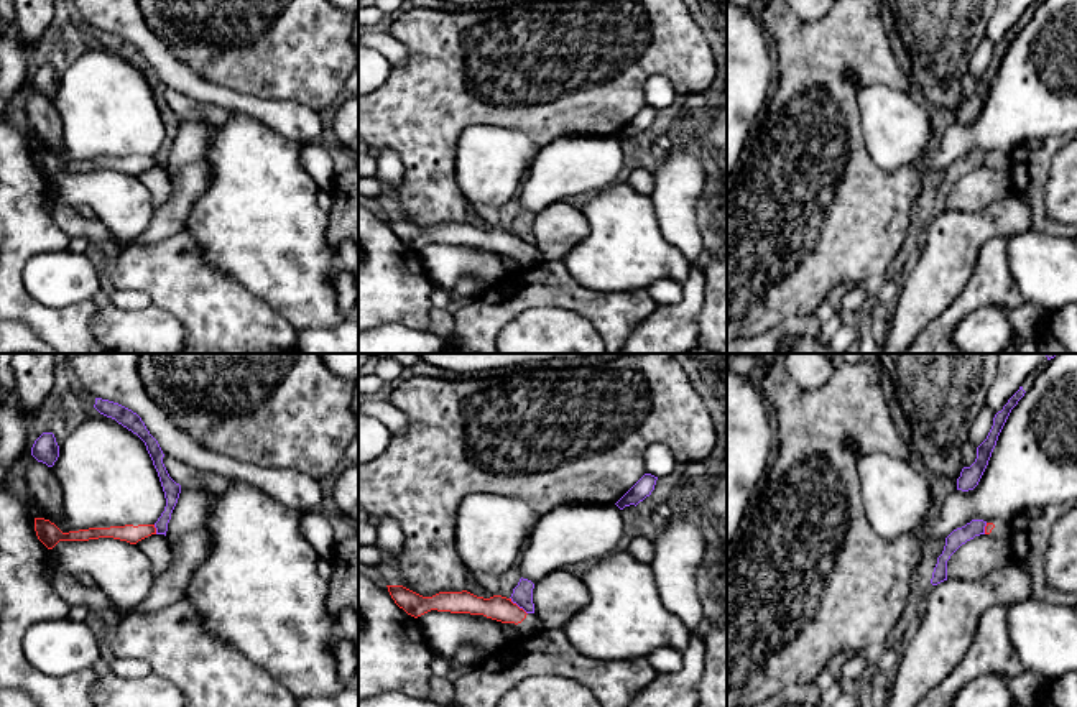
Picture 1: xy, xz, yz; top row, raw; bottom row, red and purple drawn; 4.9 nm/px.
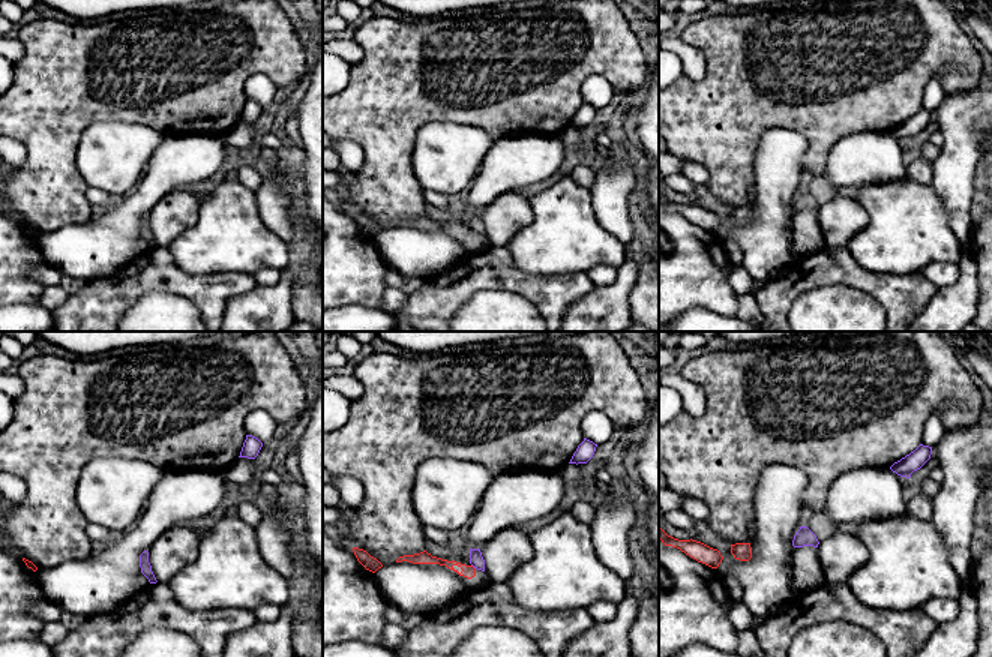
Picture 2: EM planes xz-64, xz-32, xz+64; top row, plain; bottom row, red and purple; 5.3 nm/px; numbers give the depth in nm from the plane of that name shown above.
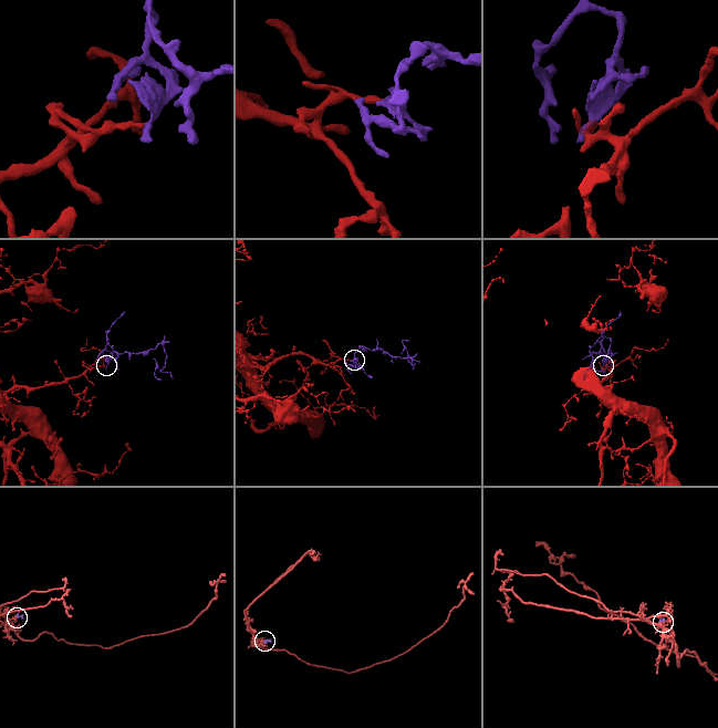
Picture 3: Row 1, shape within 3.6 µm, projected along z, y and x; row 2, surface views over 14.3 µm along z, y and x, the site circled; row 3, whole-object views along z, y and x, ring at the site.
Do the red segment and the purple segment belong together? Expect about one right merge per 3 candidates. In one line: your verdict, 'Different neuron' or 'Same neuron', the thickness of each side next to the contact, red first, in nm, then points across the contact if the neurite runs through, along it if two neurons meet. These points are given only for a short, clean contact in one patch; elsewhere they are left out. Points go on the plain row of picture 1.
Different neuron. Thickness 120 nm (red) against 100 nm. Boundary: xz (510, 229), (526, 245)

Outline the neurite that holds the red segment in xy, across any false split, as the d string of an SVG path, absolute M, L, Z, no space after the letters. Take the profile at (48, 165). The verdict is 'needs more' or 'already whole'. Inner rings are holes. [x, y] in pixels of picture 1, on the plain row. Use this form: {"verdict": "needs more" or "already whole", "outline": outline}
{"verdict": "already whole", "outline": "M35 150L35 163L38 171L48 179L53 181L59 173L89 173L99 169L113 169L136 176L138 173L156 166L155 156L125 156L125 158L110 158L110 159L89 159L79 163L62 164L54 155L44 150Z"}

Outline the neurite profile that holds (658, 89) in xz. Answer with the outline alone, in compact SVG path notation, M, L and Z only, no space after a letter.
M653 74L645 82L646 105L664 109L674 104L677 94L664 74Z

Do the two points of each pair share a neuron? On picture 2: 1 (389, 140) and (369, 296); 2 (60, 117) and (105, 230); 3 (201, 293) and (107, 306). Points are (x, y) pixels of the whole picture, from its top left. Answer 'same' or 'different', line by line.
1: different
2: different
3: same

